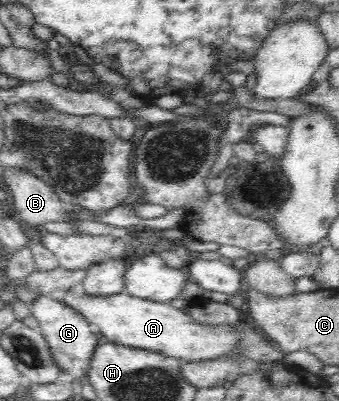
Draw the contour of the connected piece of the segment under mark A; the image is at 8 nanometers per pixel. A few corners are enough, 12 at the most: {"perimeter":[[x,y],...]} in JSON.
{"perimeter":[[124,292],[58,300],[102,338],[188,363],[239,353],[233,328]]}

